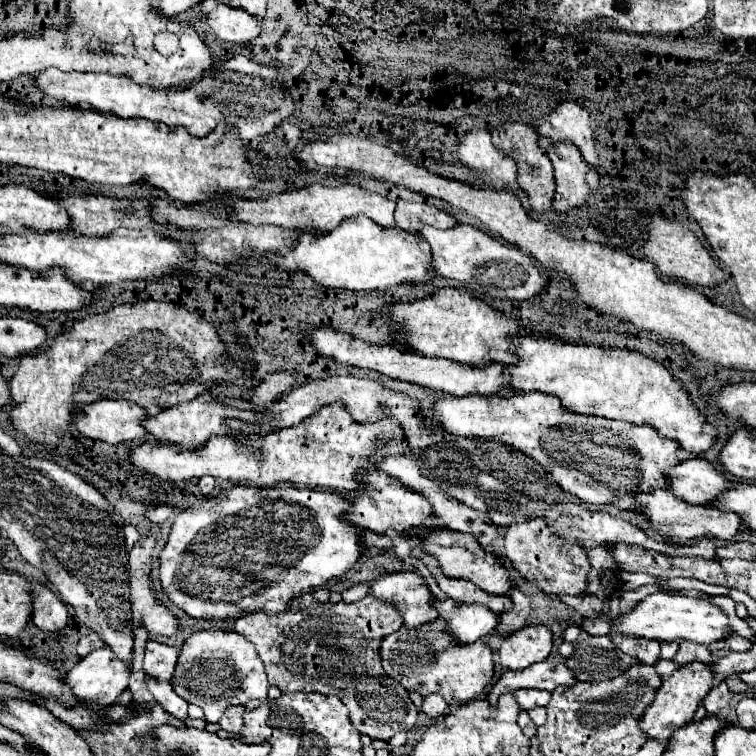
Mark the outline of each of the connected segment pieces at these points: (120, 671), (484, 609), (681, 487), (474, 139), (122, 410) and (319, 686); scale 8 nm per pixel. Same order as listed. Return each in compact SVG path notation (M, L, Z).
M108 646L94 650L86 658L82 658L68 674L66 674L66 684L74 690L76 698L82 702L98 704L98 706L110 706L116 702L116 698L128 688L130 680L130 664L116 658Z
M452 598L436 602L440 618L446 620L450 634L460 642L476 642L498 626L498 616L484 604L464 604Z
M690 458L672 468L670 490L690 504L712 504L732 482L706 458Z
M486 130L466 132L458 140L458 158L474 172L492 174L508 184L516 182L516 162L492 144Z
M98 400L82 404L80 414L74 416L78 432L86 438L104 440L110 444L118 442L140 442L148 438L142 426L146 410L130 400Z
M308 592L296 596L292 600L292 606L282 614L254 612L238 618L235 621L235 632L256 646L256 652L264 662L264 670L268 674L270 684L280 688L280 692L320 692L338 696L350 710L350 722L360 734L370 736L372 740L388 740L396 732L408 728L406 726L408 714L418 714L404 686L400 686L400 682L384 674L378 654L384 636L396 632L402 624L404 618L400 618L400 614L392 610L392 606L376 602L376 598L372 596L366 596L352 604L346 604L342 600L330 604L330 602L318 602Z

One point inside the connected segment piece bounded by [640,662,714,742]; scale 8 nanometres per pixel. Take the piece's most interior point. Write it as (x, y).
(675, 703)

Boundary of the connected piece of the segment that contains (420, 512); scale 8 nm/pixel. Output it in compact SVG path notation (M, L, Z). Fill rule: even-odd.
M368 470L362 480L362 496L354 500L354 506L346 518L348 522L356 522L358 528L372 530L376 534L386 534L388 530L404 534L410 528L422 526L428 516L432 516L432 506L420 492L404 486L402 482L396 482L396 478L392 478L390 474Z

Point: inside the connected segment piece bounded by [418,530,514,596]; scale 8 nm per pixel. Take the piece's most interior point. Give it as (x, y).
(460, 556)

